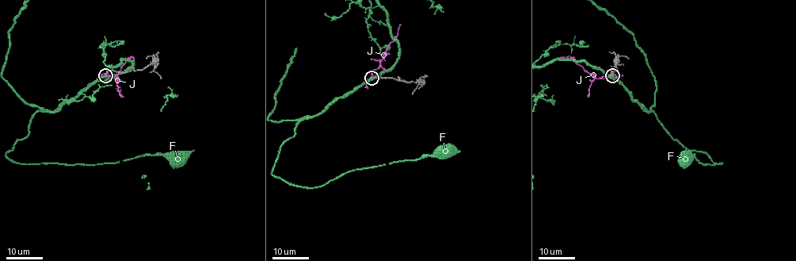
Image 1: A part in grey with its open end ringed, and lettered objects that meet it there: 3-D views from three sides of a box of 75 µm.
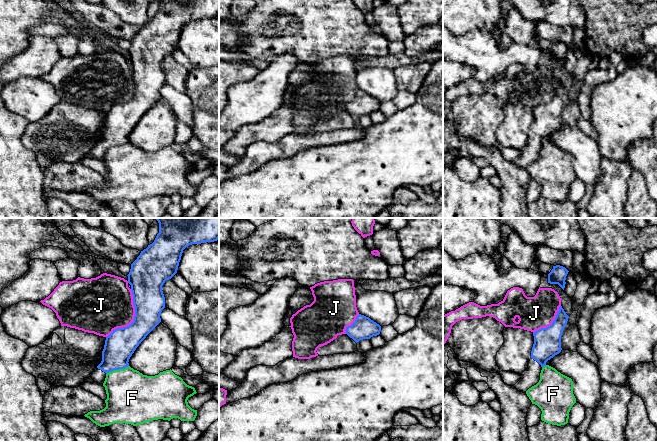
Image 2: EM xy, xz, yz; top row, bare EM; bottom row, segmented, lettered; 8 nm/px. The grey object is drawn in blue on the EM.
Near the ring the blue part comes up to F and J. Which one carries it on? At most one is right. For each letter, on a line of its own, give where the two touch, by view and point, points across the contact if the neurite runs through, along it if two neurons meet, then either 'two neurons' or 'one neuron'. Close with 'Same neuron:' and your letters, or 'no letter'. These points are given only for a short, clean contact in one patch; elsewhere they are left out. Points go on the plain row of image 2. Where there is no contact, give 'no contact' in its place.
F: contact xy (117, 145); border xy (128, 141), (109, 147), (106, 150); two neurons
J: contact xy (134, 94); border xy (131, 65), (134, 95), (126, 102), (115, 104), (106, 113); two neurons
Same neuron: no letter

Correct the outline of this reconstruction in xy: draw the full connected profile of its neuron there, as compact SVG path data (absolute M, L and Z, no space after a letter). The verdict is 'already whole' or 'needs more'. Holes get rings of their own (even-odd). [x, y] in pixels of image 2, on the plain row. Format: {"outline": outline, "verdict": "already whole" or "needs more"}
{"outline": "M159 0L159 9L154 18L141 27L127 51L135 83L134 96L129 102L117 104L106 113L102 137L91 151L95 158L103 160L107 149L128 143L129 135L136 124L161 98L160 90L165 84L162 62L177 49L183 26L192 20L214 18L218 15L219 0Z", "verdict": "needs more"}

